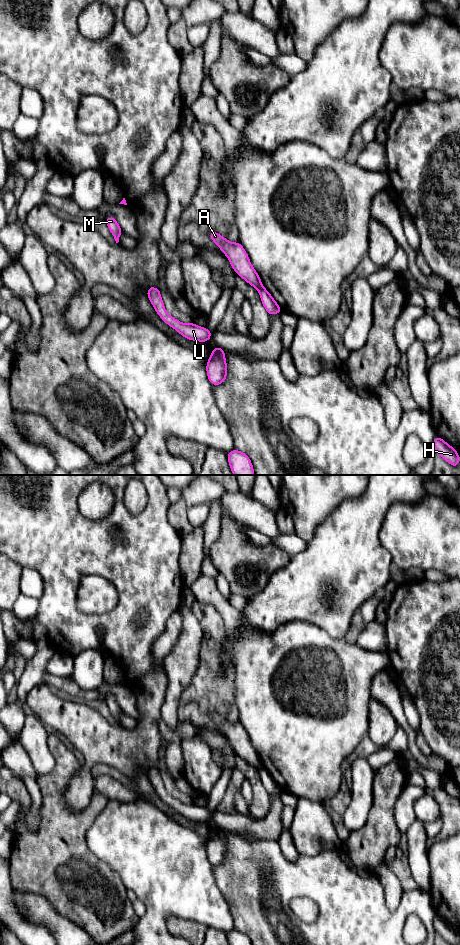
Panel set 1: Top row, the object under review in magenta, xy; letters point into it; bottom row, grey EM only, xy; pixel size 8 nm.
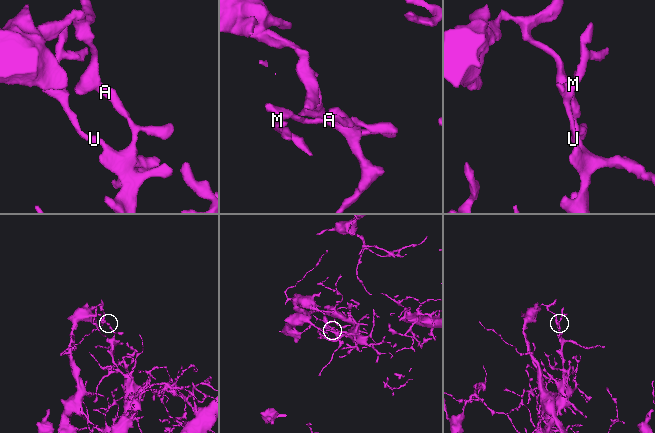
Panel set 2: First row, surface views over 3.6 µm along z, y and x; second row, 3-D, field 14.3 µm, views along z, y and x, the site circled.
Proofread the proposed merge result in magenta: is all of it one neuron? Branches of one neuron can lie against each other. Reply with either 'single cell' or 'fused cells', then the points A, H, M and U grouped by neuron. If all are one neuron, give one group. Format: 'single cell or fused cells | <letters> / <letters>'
fused cells | A / H M U

